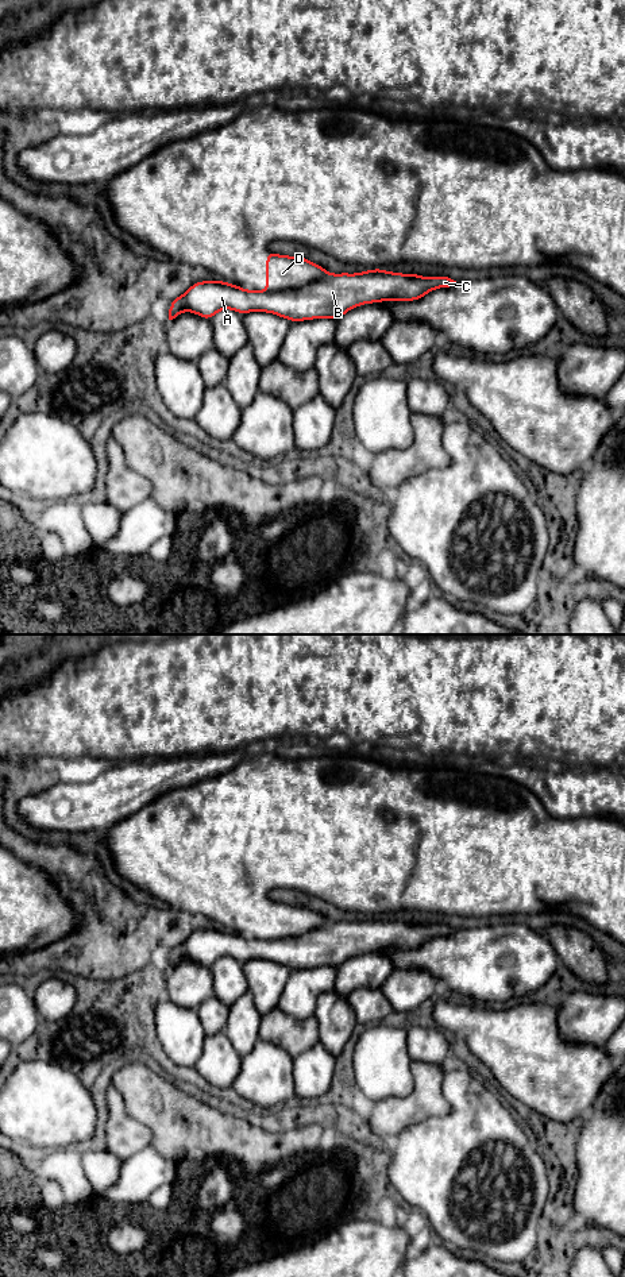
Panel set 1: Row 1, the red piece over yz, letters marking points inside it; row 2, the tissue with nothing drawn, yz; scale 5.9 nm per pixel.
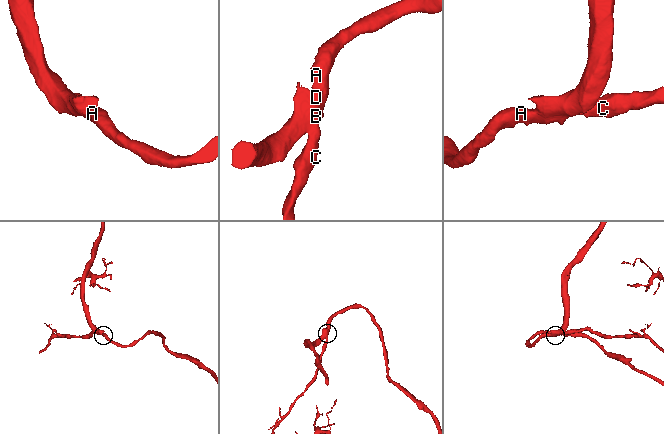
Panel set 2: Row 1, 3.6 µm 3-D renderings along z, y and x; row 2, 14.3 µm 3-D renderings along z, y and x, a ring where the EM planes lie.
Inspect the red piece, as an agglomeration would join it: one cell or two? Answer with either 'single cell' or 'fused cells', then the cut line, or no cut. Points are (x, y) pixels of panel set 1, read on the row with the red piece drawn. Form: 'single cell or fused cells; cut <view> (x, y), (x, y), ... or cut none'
fused cells; cut yz (328, 273), (320, 280), (296, 289), (270, 292)

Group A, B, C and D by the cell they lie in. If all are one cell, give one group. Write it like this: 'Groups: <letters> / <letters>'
Groups: A B C / D

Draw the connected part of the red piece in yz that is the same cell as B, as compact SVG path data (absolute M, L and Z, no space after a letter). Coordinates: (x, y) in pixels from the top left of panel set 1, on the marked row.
M385 269L328 274L316 283L282 292L246 290L224 281L200 281L181 297L170 300L169 320L184 310L212 320L221 309L234 309L242 316L254 310L274 313L290 323L323 317L339 320L359 305L389 300L417 301L435 289L455 283L448 277L387 273Z

